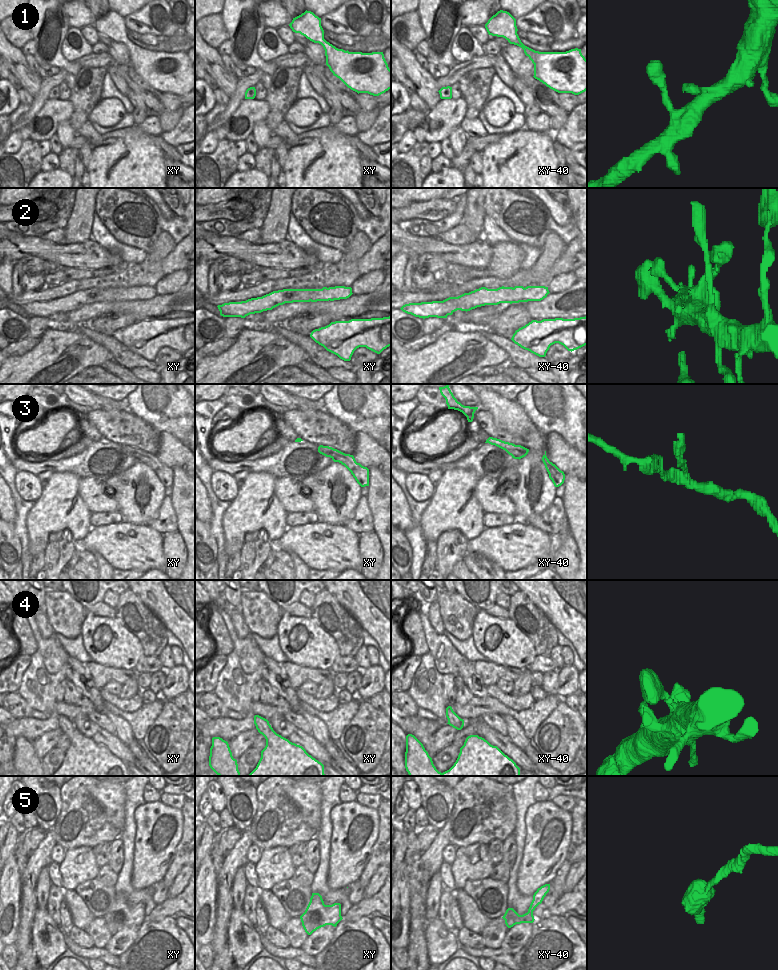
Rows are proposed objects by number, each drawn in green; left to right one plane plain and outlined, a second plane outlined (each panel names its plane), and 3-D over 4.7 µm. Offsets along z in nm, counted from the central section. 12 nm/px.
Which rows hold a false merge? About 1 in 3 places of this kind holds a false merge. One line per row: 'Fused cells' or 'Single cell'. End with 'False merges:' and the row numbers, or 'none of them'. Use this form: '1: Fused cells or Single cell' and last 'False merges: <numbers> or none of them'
1: Single cell
2: Fused cells
3: Single cell
4: Single cell
5: Single cell
False merges: 2.

